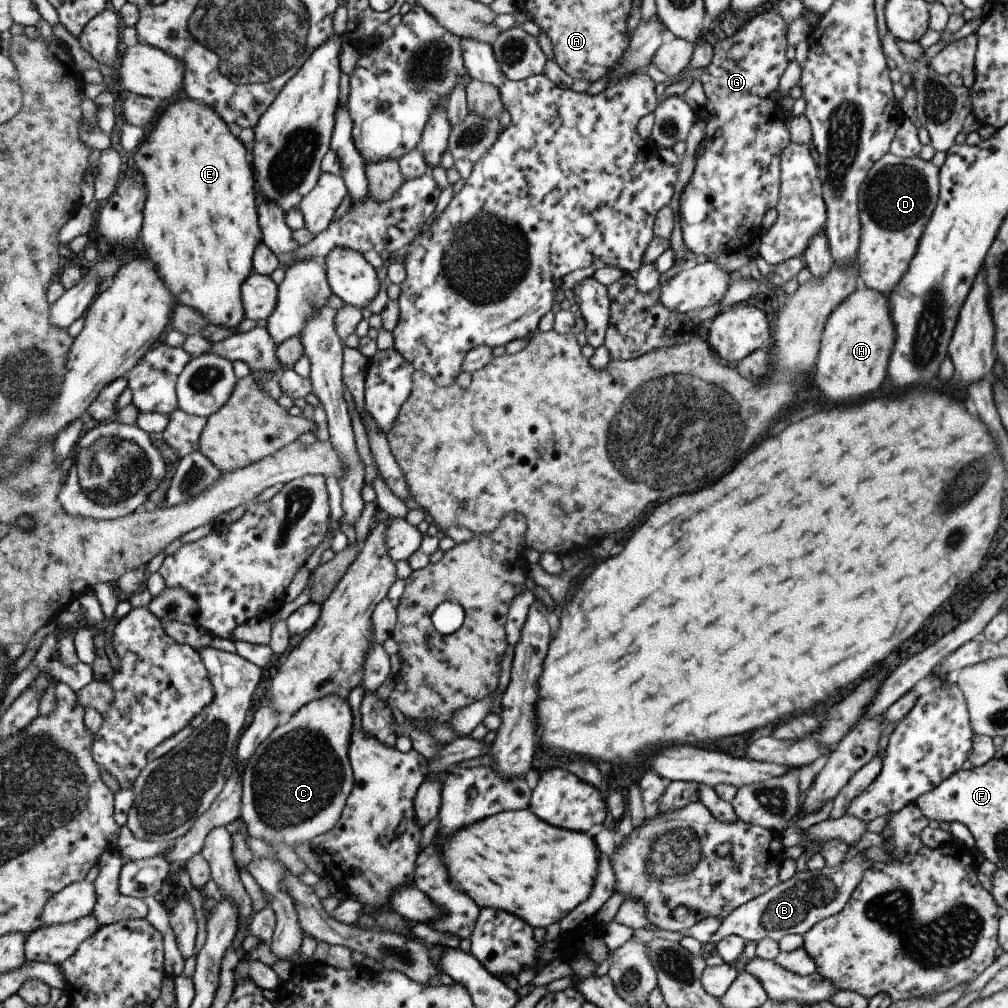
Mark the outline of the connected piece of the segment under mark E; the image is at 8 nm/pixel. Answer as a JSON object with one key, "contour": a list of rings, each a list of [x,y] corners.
{"contour":[[[189,96],[179,99],[160,114],[158,121],[141,143],[140,148],[134,152],[134,160],[136,168],[144,177],[147,189],[146,210],[140,236],[145,248],[147,248],[147,256],[153,259],[155,264],[158,264],[160,277],[163,277],[171,292],[176,296],[177,304],[192,306],[202,312],[210,320],[210,324],[229,327],[232,330],[237,328],[241,324],[241,320],[246,317],[242,301],[242,286],[254,271],[254,254],[259,244],[263,242],[263,231],[257,202],[259,194],[256,190],[253,164],[249,160],[249,148],[229,130],[227,123],[211,105],[203,104],[189,98]]]}

